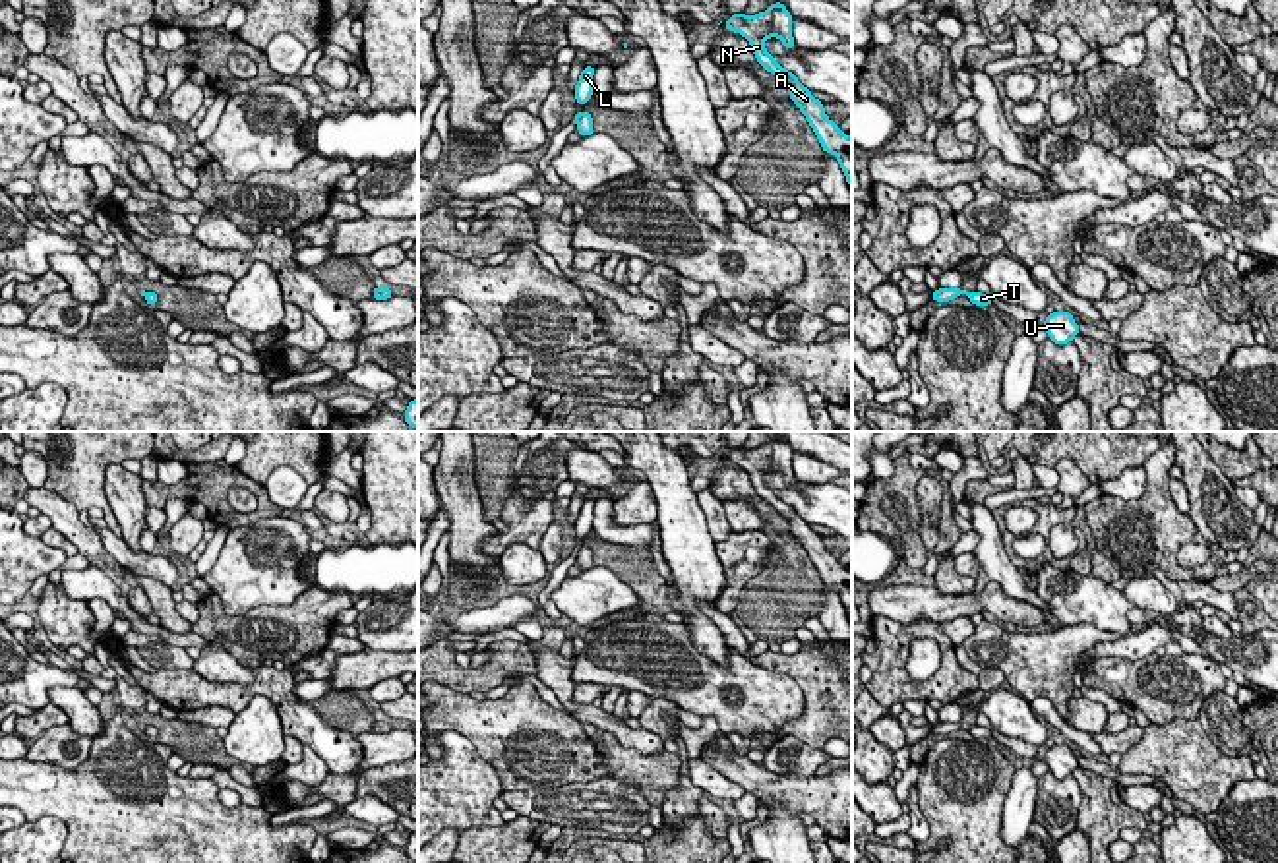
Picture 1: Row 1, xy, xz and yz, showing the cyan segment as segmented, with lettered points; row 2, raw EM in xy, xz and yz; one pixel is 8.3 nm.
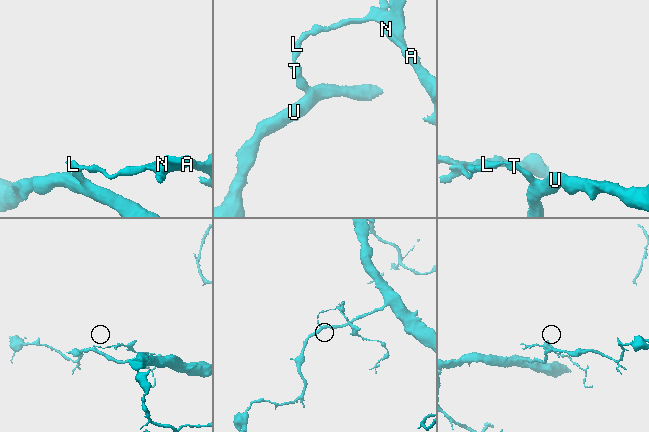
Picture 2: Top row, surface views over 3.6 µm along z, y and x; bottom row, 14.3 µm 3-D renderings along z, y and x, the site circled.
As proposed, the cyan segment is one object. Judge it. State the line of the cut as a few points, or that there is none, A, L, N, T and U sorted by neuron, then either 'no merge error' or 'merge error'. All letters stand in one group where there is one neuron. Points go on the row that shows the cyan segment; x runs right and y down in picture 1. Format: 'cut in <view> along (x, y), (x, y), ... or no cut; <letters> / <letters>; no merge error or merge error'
cut in yz along (973, 293), (969, 297); A L N / T U; merge error

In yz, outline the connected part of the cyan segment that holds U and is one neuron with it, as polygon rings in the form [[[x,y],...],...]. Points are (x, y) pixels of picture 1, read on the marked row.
[[[1065,310],[1050,313],[1044,321],[1044,329],[1048,331],[1048,337],[1059,346],[1067,344],[1075,335],[1079,335],[1079,325]]]

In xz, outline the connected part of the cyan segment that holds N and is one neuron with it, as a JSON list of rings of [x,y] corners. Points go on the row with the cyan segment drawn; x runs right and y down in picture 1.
[[[782,2],[769,4],[767,12],[751,17],[744,15],[744,10],[732,15],[724,29],[736,31],[749,39],[757,62],[775,74],[788,89],[792,103],[807,118],[817,134],[825,153],[835,153],[848,186],[852,188],[852,137],[842,134],[835,122],[825,116],[823,103],[817,101],[809,89],[806,89],[792,72],[784,70],[763,46],[769,37],[780,37],[786,50],[794,48],[792,39],[792,15]]]

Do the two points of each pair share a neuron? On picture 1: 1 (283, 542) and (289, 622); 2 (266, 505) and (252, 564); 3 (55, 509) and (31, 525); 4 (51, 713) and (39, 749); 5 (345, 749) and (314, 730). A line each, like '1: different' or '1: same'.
1: different
2: different
3: different
4: different
5: same

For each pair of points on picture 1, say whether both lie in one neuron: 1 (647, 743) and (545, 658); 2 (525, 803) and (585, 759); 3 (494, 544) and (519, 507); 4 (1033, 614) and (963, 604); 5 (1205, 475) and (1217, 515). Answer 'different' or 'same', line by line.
1: same
2: different
3: same
4: same
5: same

